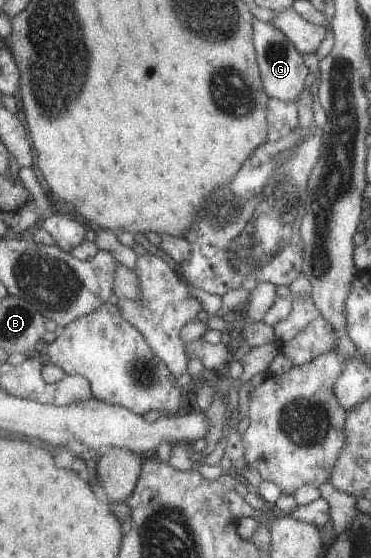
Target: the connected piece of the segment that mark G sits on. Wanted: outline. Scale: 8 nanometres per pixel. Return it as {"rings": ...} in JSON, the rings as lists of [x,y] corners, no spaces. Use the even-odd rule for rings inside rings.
{"rings":[[[252,21],[251,33],[252,47],[258,66],[261,86],[269,99],[279,99],[283,102],[294,100],[303,88],[307,68],[301,59],[301,53],[285,38],[285,35],[270,25],[270,22]]]}

